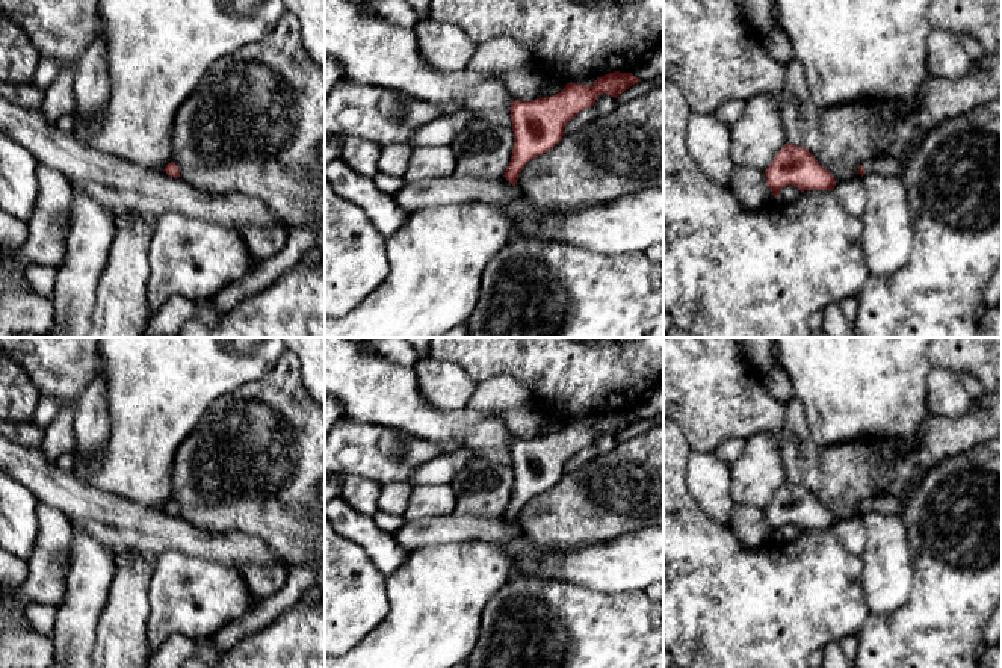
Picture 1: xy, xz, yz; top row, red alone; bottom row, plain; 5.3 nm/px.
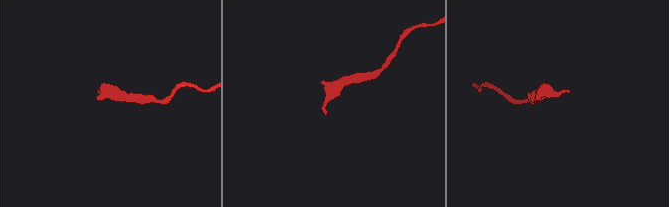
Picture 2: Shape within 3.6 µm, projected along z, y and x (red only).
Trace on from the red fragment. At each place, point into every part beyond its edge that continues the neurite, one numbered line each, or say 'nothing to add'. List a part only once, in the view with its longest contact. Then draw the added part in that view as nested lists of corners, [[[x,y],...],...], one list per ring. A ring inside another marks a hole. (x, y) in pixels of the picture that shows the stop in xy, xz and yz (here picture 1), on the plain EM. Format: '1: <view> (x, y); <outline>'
1: yz (889, 504); [[[923,469],[914,473],[911,481],[908,482],[905,491],[895,497],[895,496],[884,496],[884,497],[875,497],[867,499],[863,502],[864,514],[866,512],[880,512],[880,514],[902,514],[904,508],[916,493],[917,487],[920,485],[922,479],[931,469]]]

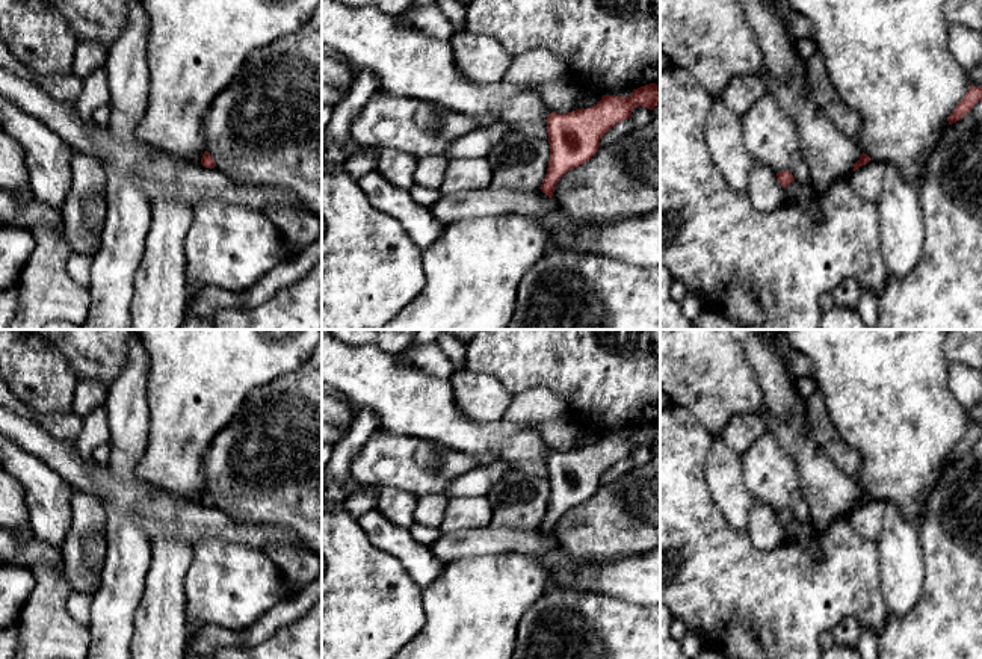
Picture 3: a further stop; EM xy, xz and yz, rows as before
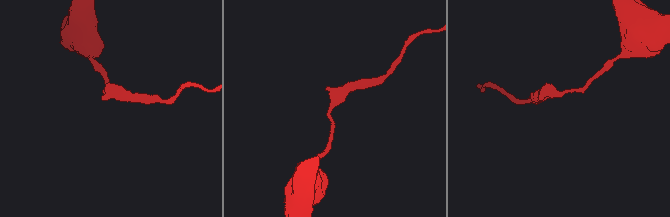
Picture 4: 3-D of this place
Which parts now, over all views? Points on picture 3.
nothing to add

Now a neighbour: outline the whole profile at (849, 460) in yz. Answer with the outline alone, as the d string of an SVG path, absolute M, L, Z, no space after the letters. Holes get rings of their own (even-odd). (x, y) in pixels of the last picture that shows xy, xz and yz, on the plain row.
M819 388L807 399L807 420L816 444L857 482L863 464L861 453L835 431L829 420L825 396Z

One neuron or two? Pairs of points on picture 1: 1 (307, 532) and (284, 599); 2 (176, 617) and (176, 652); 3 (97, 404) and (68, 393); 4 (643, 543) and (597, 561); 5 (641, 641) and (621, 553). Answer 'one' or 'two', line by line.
1: two
2: two
3: two
4: one
5: two

